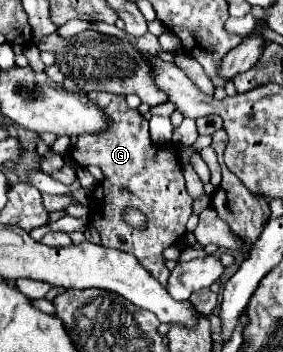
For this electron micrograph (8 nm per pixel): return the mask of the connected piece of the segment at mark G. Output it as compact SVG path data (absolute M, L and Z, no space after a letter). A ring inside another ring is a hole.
M92 91L88 97L112 115L112 131L104 131L104 135L80 135L78 149L74 145L70 151L80 165L96 165L104 173L102 183L98 183L92 193L94 211L90 211L88 227L100 233L100 245L132 253L140 265L164 285L170 271L162 251L184 239L186 221L192 215L192 197L186 191L176 149L156 149L148 133L148 121L138 111L126 107L124 95ZM126 207L136 207L146 213L148 225L144 231L132 229L122 221L122 211Z

